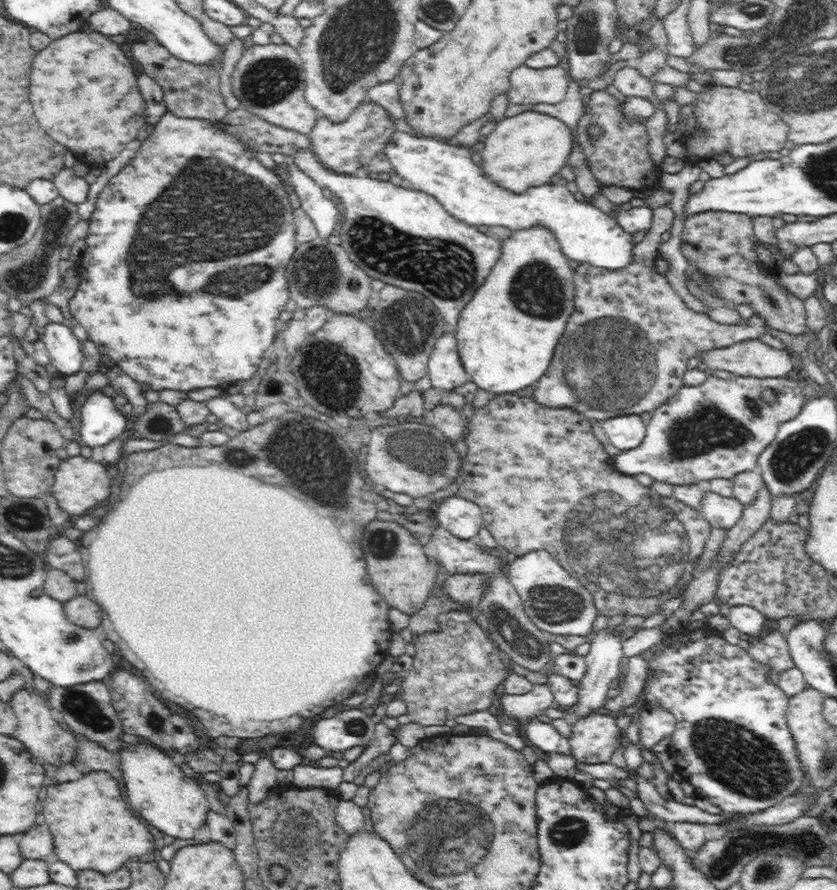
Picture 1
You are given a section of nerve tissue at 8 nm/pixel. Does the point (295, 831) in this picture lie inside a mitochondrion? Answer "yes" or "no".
yes

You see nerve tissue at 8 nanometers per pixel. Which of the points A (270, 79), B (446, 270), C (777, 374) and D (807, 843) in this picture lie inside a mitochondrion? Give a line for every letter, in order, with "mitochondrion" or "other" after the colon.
A: mitochondrion
B: mitochondrion
C: other
D: mitochondrion

